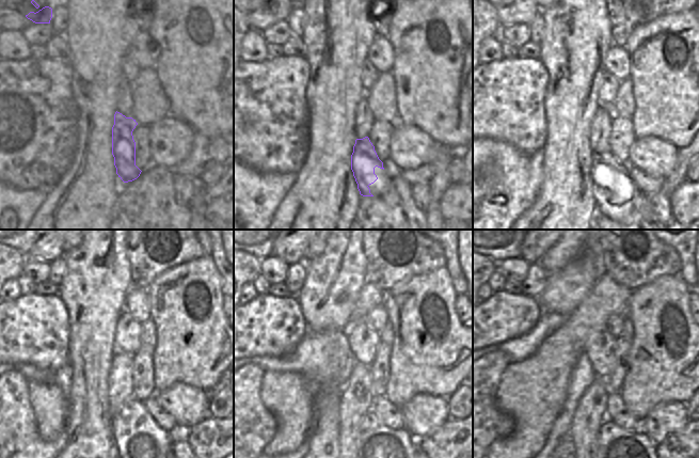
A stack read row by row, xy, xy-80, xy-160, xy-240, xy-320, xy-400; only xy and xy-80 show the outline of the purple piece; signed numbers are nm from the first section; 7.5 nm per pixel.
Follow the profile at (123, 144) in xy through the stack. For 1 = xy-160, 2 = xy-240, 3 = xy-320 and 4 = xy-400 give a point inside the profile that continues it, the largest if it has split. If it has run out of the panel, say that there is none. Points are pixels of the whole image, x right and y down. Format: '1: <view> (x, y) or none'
1: xy-160 (604, 164)
2: xy-240 (142, 445)
3: xy-320 (379, 446)
4: xy-400 (617, 446)

